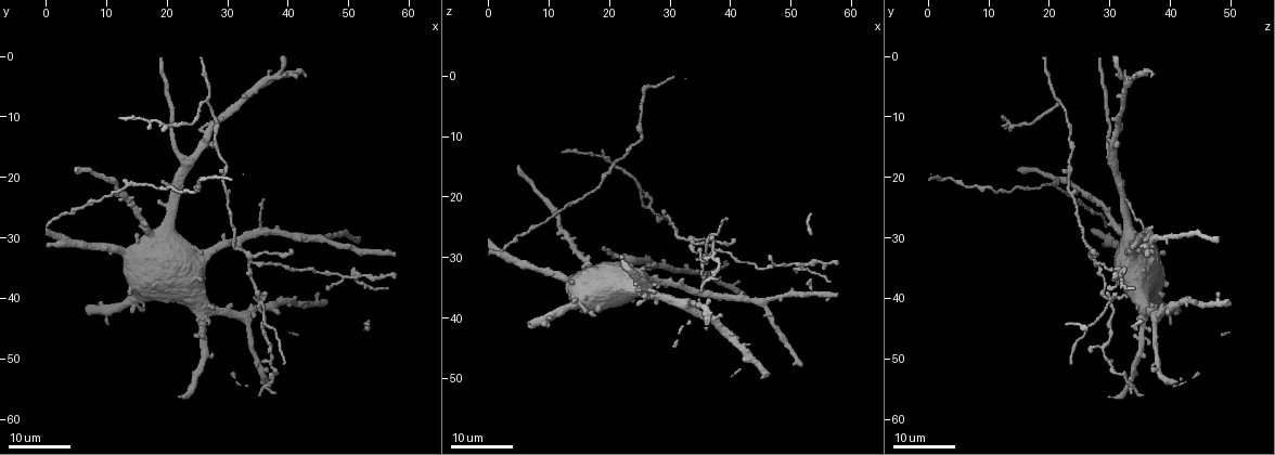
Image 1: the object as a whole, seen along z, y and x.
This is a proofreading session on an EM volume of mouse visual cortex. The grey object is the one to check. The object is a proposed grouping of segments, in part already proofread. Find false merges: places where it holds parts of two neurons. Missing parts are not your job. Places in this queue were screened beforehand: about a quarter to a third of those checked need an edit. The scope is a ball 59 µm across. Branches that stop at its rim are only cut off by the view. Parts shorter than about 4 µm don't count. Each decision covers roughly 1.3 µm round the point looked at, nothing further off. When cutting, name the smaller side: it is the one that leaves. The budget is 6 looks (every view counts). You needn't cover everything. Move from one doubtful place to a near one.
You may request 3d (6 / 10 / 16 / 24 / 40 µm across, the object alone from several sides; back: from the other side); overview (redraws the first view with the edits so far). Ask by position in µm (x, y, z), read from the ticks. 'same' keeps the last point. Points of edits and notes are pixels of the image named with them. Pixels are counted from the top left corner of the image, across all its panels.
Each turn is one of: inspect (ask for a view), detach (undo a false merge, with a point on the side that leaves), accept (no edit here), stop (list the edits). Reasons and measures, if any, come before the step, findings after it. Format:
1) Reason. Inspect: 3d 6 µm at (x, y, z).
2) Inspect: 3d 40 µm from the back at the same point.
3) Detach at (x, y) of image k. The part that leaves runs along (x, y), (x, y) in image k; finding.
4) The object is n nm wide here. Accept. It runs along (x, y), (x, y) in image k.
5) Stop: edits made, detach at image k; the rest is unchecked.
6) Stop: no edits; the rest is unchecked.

Three-way junction. Inspect: 3d 16 µm at (34.5, 34.0, 28.0).

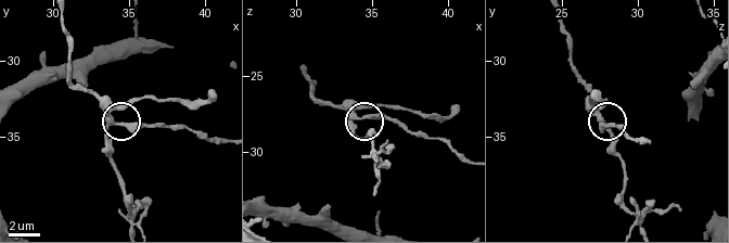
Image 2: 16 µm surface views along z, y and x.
Inspect: 3d 10 µm at (34.4, 34.2, 27.8).

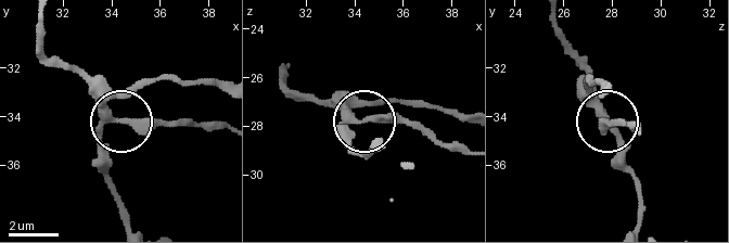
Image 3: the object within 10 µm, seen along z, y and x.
3 arms meet here. Accept. It runs along (131, 224), (106, 167), (102, 130), (113, 124), (186, 124) in image 3; one neuron here.

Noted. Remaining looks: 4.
Looks like a crossing. Inspect: 3d 16 µm at (36.0, 41.0, 30.0).

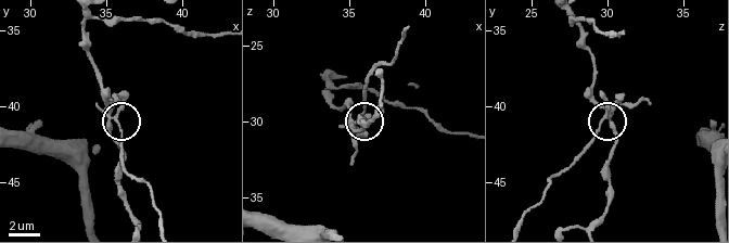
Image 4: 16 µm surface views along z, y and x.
Inspect: 3d 10 µm at (35.6, 40.6, 29.8).

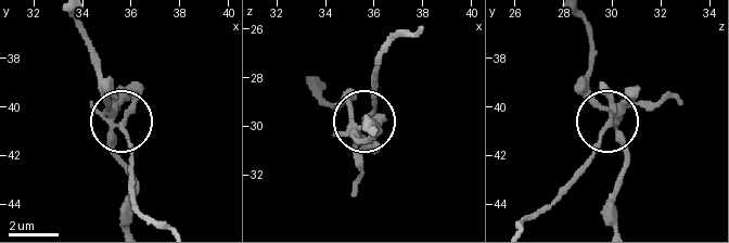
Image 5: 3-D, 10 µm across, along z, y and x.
Zoom in. Inspect: 3d 6 µm at (35.7, 40.8, 29.7).

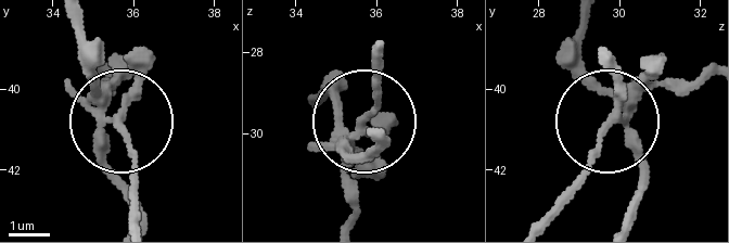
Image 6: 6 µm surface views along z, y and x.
5 arms meet here. Detach at (144, 78) of image 6. The part that leaves runs along (99, 111), (124, 138), (137, 220) in image 6; a second neuron is stuck on.

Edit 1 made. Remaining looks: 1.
Stop: edits made, detach at image 6; the rest is unchecked.

